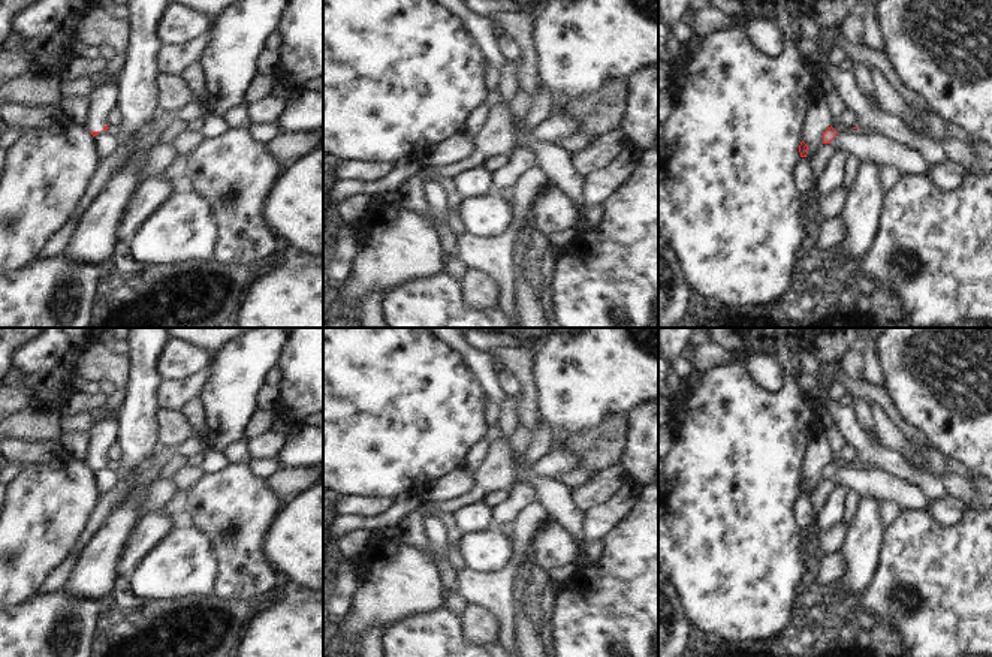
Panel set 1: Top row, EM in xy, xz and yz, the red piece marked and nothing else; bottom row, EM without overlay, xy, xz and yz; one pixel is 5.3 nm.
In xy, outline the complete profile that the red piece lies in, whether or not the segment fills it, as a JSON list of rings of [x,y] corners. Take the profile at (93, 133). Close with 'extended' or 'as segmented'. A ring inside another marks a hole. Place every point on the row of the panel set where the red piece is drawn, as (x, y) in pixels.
[[[103,72],[90,73],[96,85],[88,93],[88,118],[84,123],[93,136],[108,130],[106,114],[118,100],[117,82],[103,78]]]; extended

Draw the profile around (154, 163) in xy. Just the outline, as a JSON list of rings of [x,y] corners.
[[[171,141],[153,144],[141,160],[142,178],[162,172],[177,154]]]

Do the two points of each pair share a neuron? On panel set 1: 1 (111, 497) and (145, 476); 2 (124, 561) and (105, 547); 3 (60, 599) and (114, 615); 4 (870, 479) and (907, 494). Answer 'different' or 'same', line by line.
1: same
2: different
3: different
4: same

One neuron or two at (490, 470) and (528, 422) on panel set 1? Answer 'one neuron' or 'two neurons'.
two neurons

